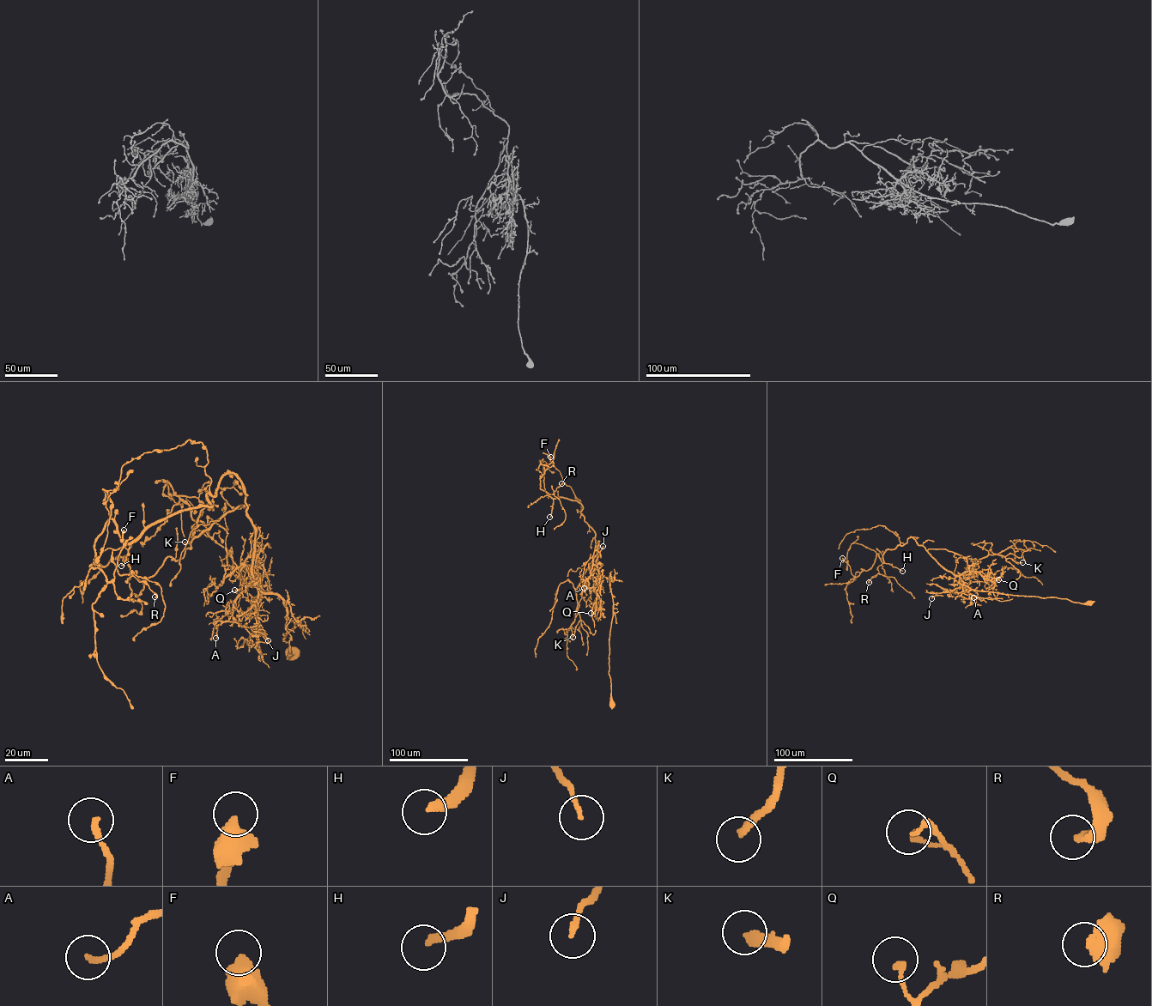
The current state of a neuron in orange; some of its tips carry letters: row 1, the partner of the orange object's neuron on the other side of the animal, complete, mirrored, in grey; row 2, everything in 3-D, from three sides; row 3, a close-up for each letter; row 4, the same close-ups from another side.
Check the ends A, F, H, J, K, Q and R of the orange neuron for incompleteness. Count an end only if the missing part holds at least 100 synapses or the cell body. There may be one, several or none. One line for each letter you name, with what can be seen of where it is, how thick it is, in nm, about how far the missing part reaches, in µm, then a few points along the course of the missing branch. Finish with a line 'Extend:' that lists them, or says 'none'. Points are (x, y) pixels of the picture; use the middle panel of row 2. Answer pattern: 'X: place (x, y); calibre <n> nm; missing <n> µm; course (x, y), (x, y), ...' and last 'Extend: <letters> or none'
H: place (549, 517); calibre 280 nm; missing 110 µm
Extend: H

